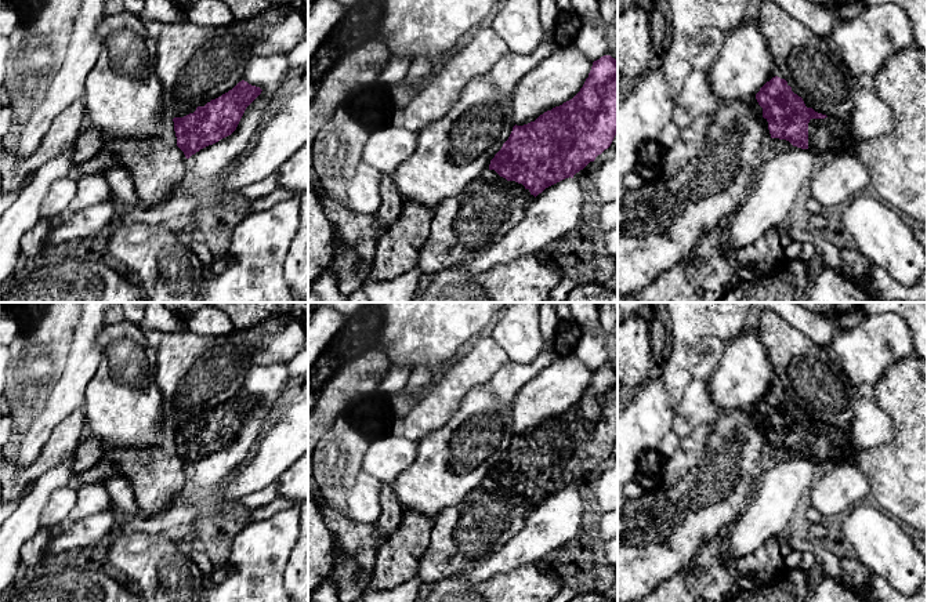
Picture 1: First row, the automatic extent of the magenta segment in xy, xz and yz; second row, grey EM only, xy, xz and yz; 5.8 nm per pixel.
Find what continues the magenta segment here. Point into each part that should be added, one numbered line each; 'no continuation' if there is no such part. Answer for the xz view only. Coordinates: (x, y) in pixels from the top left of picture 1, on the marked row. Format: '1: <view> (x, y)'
1: xz (491, 176)

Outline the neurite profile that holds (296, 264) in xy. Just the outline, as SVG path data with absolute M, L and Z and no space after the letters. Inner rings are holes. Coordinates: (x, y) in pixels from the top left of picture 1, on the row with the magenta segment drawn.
M308 189L300 195L300 228L283 262L283 275L292 295L308 301Z

